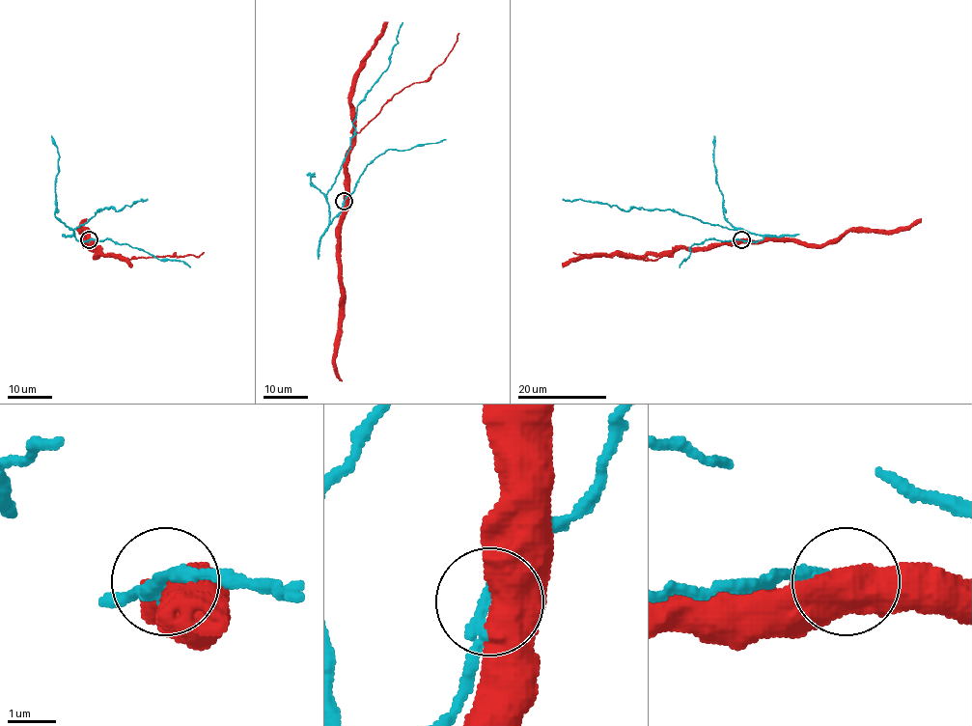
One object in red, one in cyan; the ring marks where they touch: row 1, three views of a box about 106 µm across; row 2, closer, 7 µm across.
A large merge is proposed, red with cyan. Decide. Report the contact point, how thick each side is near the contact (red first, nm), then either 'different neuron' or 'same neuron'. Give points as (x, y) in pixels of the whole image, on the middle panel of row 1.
at (344, 201); 700 nm thick on the red side, 240 nm on the other; different neuron

